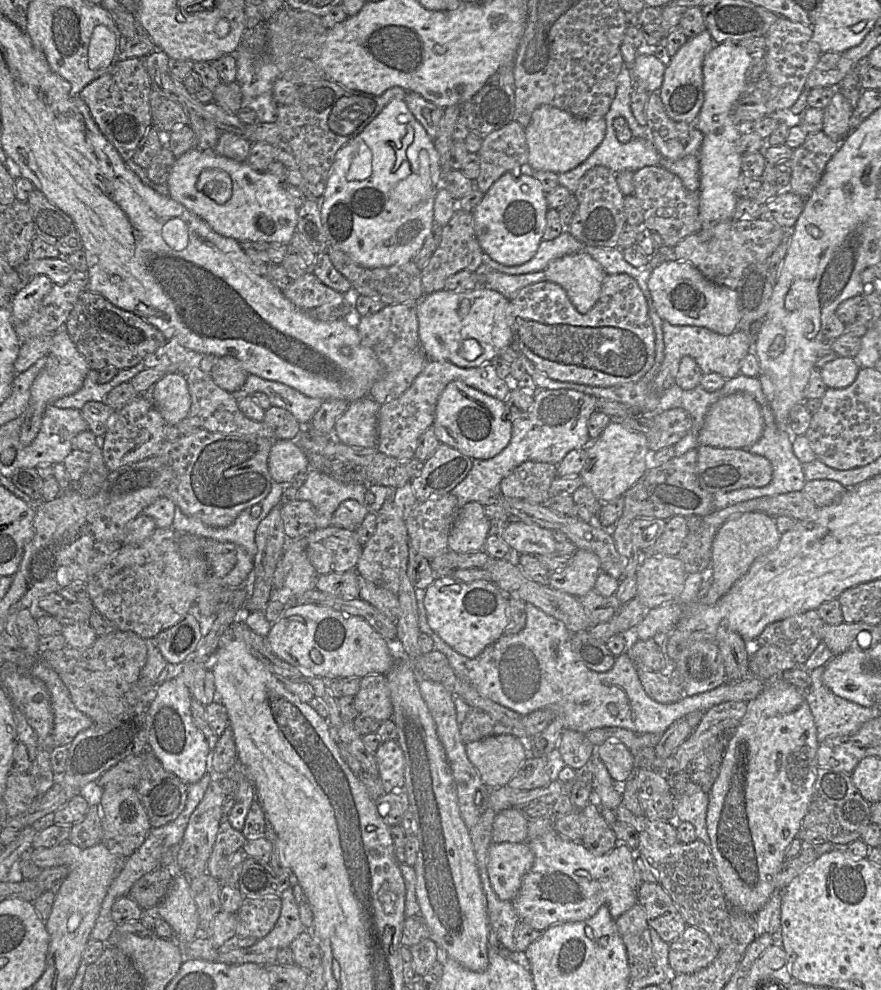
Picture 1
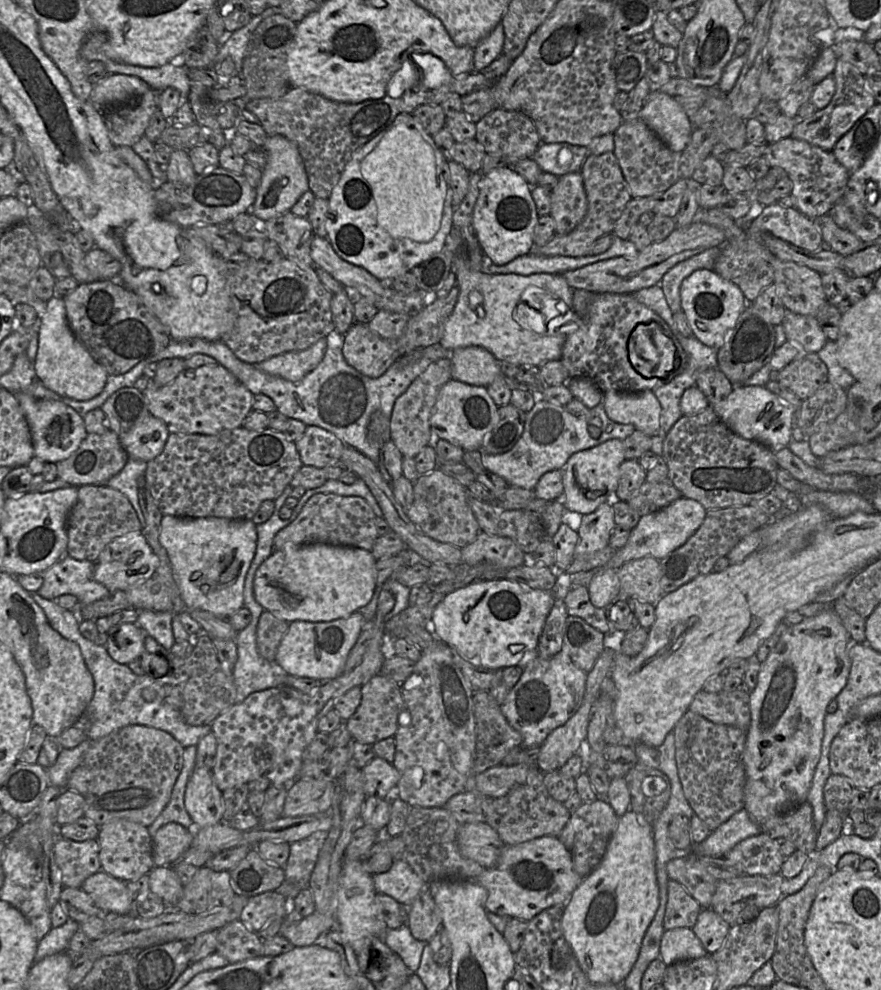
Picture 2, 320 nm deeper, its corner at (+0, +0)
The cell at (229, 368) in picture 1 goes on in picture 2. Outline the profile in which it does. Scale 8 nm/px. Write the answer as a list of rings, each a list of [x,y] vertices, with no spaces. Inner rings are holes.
[[[398,114],[390,127],[398,125],[406,125],[416,130],[433,149],[440,186],[446,192],[441,225],[436,235],[428,242],[417,242],[408,238],[393,238],[378,223],[376,202],[368,182],[361,173],[360,165],[361,161],[379,144],[388,129],[380,132],[352,154],[328,199],[329,206],[326,215],[327,238],[338,256],[348,263],[366,269],[382,282],[389,282],[396,277],[402,276],[440,252],[445,247],[447,237],[453,229],[453,212],[455,210],[452,205],[453,192],[451,182],[449,183],[448,161],[437,148],[433,137],[425,132],[419,120],[411,114]]]

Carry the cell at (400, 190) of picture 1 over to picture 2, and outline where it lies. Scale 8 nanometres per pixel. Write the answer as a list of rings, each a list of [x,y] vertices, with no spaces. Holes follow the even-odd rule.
[[[406,125],[389,127],[379,144],[361,161],[360,170],[376,202],[378,223],[393,238],[428,242],[436,235],[441,225],[446,192],[440,186],[433,149],[416,130]]]

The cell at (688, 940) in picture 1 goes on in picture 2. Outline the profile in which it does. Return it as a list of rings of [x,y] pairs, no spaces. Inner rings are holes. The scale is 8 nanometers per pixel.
[[[702,909],[693,932],[708,954],[717,952],[724,944],[731,926],[711,909]]]

